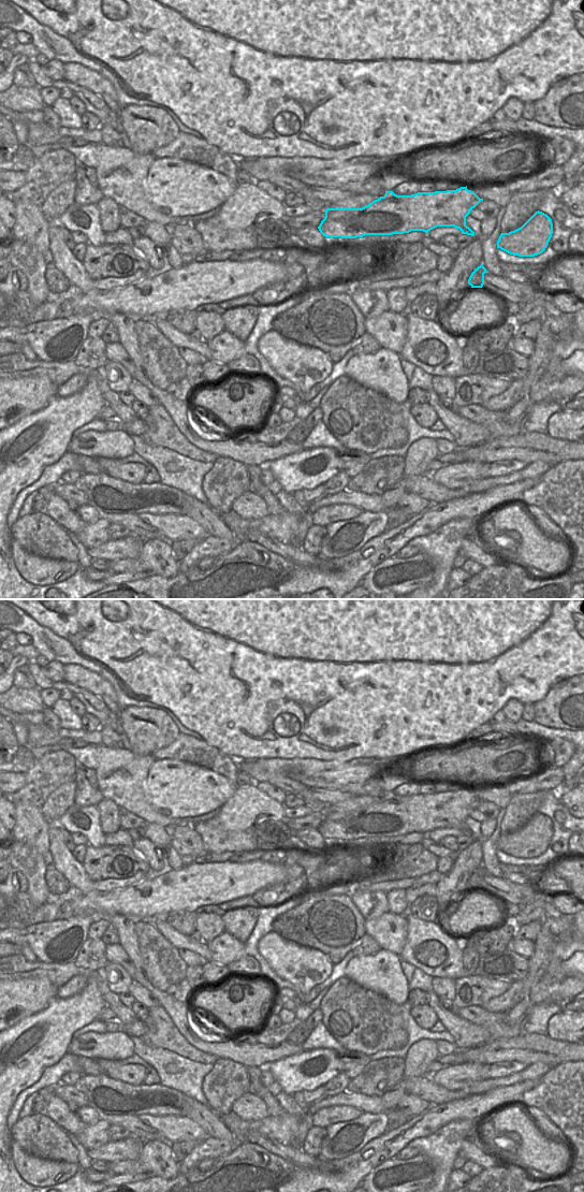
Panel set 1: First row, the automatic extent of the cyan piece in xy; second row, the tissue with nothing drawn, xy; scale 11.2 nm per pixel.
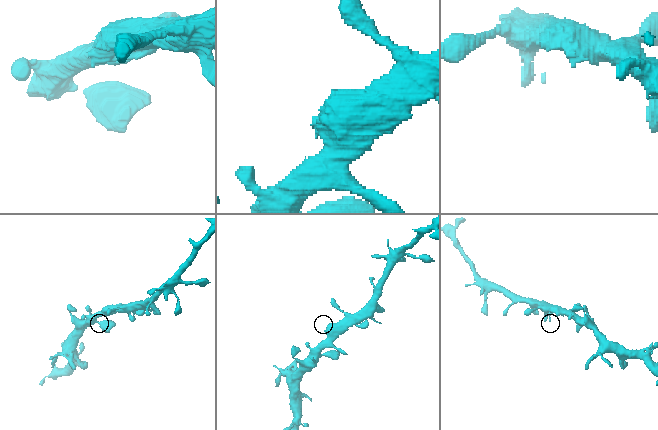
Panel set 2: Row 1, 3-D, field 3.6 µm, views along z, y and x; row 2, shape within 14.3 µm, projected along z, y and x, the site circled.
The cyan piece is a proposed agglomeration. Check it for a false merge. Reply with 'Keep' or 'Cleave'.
Keep

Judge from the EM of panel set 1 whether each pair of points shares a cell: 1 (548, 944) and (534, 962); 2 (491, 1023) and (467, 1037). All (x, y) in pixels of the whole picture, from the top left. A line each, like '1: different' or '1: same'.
1: same
2: different

